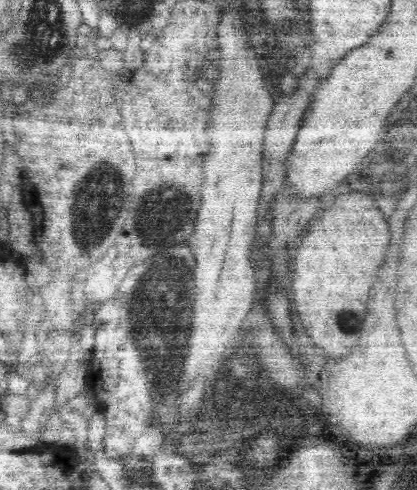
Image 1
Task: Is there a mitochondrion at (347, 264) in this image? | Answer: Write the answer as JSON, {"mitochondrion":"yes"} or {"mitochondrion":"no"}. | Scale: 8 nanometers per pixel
{"mitochondrion":"no"}

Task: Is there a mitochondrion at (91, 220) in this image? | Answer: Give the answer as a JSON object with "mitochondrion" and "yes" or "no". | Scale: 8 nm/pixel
{"mitochondrion":"yes"}

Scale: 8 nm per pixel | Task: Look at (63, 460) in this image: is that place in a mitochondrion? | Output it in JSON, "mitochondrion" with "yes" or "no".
{"mitochondrion":"no"}

